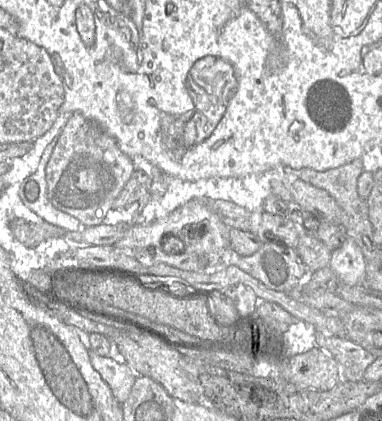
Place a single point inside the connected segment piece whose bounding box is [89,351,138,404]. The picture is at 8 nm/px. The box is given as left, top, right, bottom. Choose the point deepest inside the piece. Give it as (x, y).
(120, 378)

